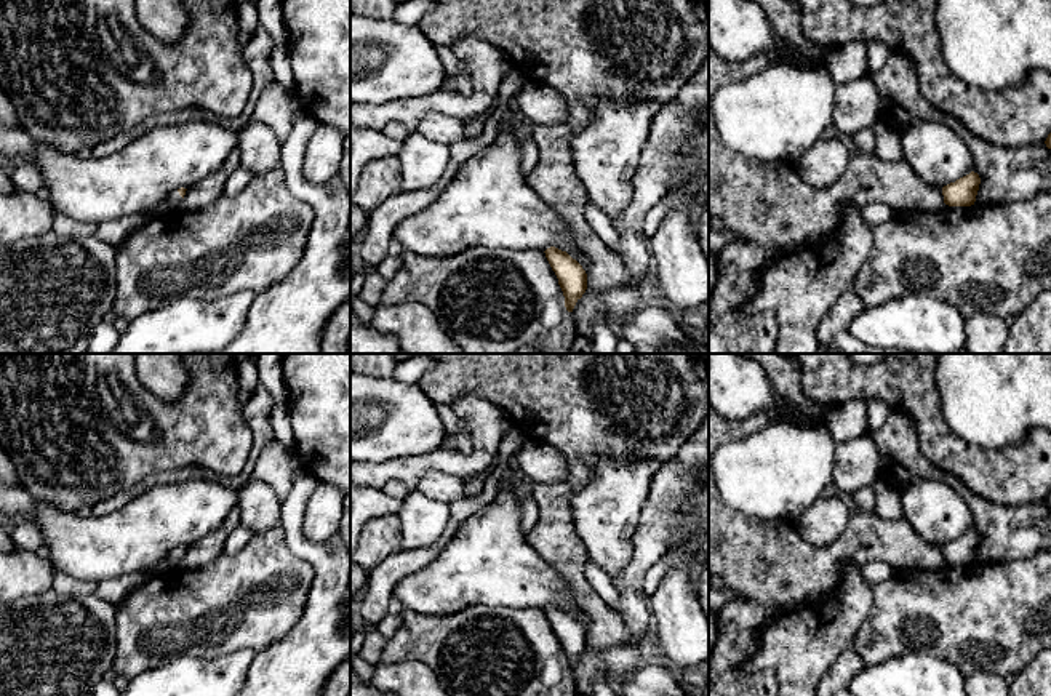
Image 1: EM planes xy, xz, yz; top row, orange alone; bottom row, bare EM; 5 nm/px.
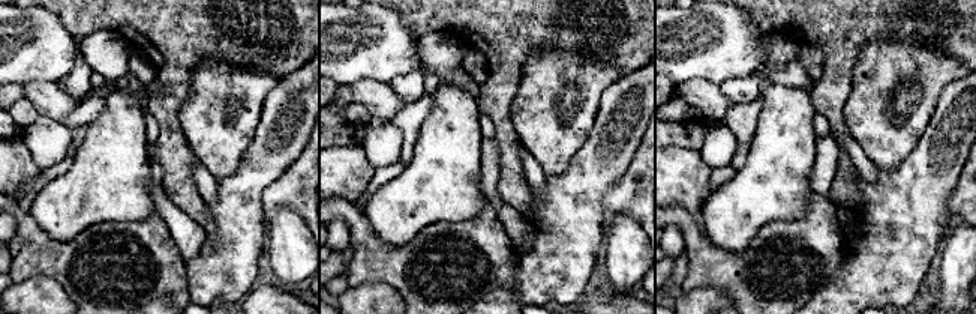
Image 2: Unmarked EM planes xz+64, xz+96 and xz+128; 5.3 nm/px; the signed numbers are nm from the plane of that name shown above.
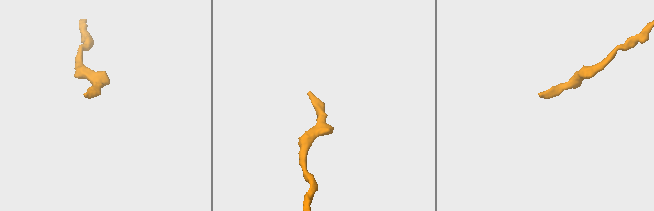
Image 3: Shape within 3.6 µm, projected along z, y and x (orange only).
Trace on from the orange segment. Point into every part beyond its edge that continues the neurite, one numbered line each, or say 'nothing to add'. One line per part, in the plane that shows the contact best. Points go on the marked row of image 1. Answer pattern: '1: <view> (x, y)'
1: xy (173, 199)

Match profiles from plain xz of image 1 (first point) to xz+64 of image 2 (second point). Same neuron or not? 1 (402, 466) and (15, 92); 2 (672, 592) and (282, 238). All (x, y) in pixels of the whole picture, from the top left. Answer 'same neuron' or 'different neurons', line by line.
1: same neuron
2: same neuron

